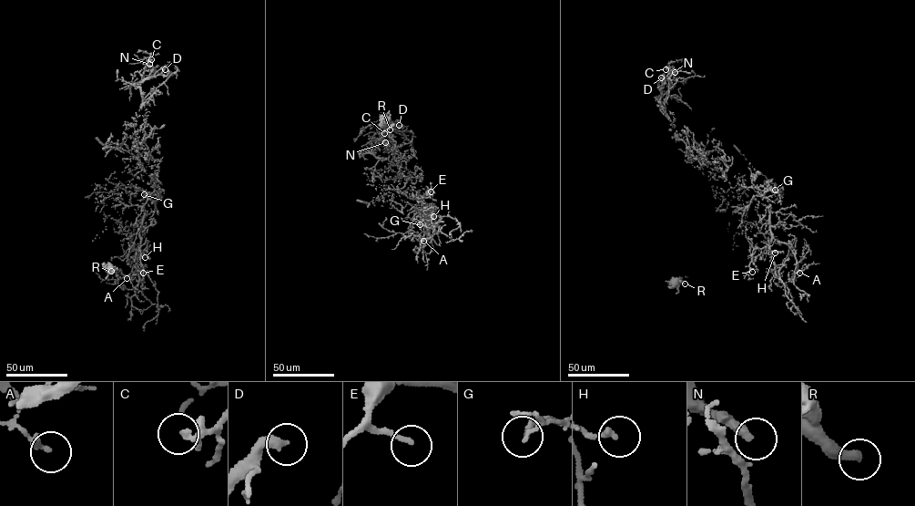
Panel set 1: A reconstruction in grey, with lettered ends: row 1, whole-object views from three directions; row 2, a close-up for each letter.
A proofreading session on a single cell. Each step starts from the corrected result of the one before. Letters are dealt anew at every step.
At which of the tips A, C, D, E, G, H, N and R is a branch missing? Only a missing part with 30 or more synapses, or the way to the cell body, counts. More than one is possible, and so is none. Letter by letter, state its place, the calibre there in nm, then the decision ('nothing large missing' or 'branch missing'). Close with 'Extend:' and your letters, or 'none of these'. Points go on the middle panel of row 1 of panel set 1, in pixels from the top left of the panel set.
A: (423, 241) | 240 nm | nothing large missing
C: (384, 133) | 150 nm | nothing large missing
D: (399, 125) | 320 nm | nothing large missing
E: (431, 191) | 180 nm | nothing large missing
G: (420, 224) | 190 nm | nothing large missing
H: (433, 216) | 220 nm | nothing large missing
N: (385, 142) | 340 nm | nothing large missing
R: (390, 129) | 360 nm | nothing large missing
Extend: none of these

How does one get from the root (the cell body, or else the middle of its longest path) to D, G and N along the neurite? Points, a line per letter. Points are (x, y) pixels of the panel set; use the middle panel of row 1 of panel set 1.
D: (386, 120), (373, 185), (410, 185), (415, 198), (384, 193), (406, 176), (378, 126), (399, 125)
G: (386, 120), (381, 129), (373, 185), (398, 192), (411, 186), (428, 214), (420, 224)
N: (386, 120), (373, 185), (410, 185), (417, 197), (384, 194), (406, 176), (381, 125), (385, 142)

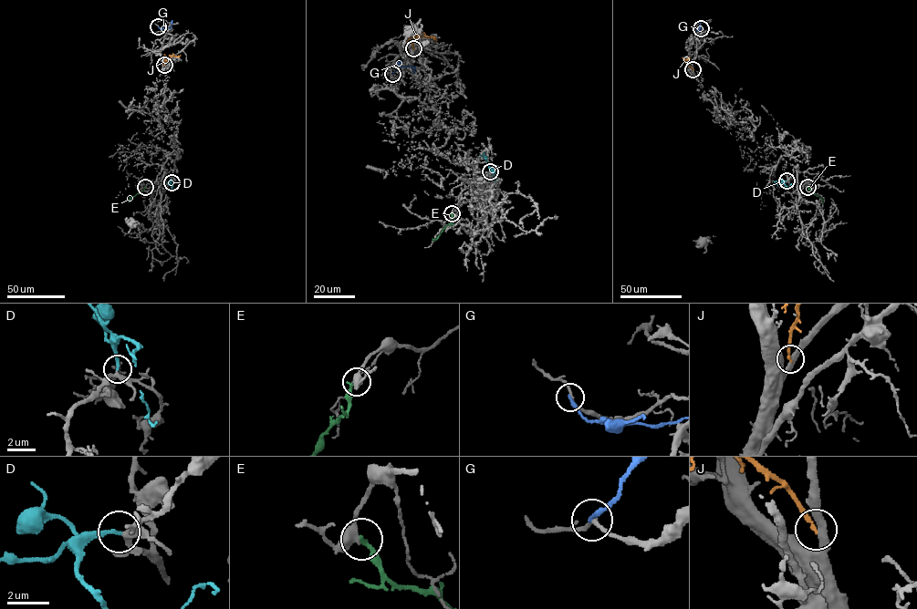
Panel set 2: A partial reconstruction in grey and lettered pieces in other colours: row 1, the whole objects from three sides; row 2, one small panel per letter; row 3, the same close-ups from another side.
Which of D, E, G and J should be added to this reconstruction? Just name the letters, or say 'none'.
D

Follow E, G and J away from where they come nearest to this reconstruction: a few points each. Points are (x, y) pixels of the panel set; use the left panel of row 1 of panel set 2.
E: (145, 187), (128, 202)
G: (158, 26), (169, 28), (172, 20)
J: (164, 65), (167, 57), (181, 55)

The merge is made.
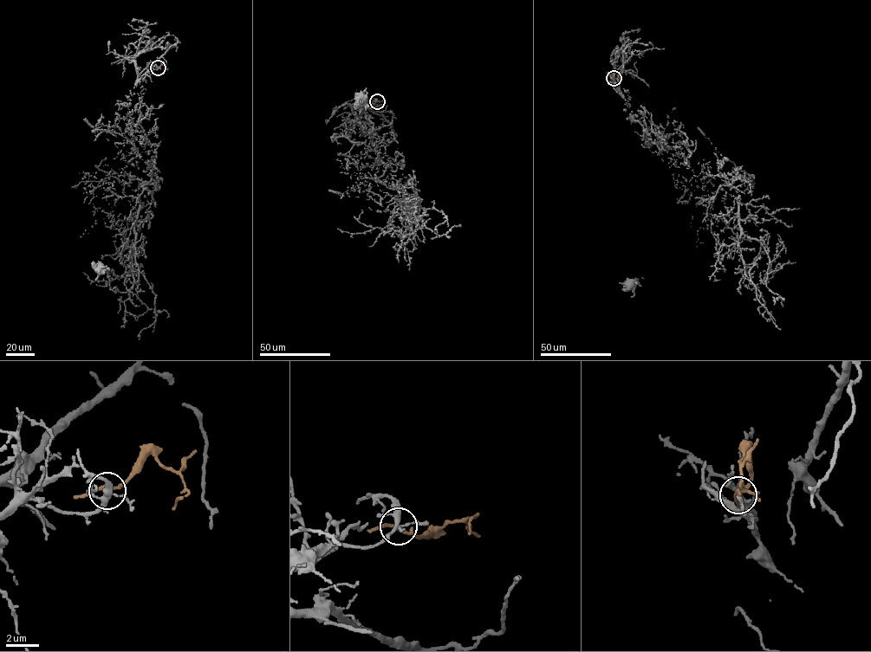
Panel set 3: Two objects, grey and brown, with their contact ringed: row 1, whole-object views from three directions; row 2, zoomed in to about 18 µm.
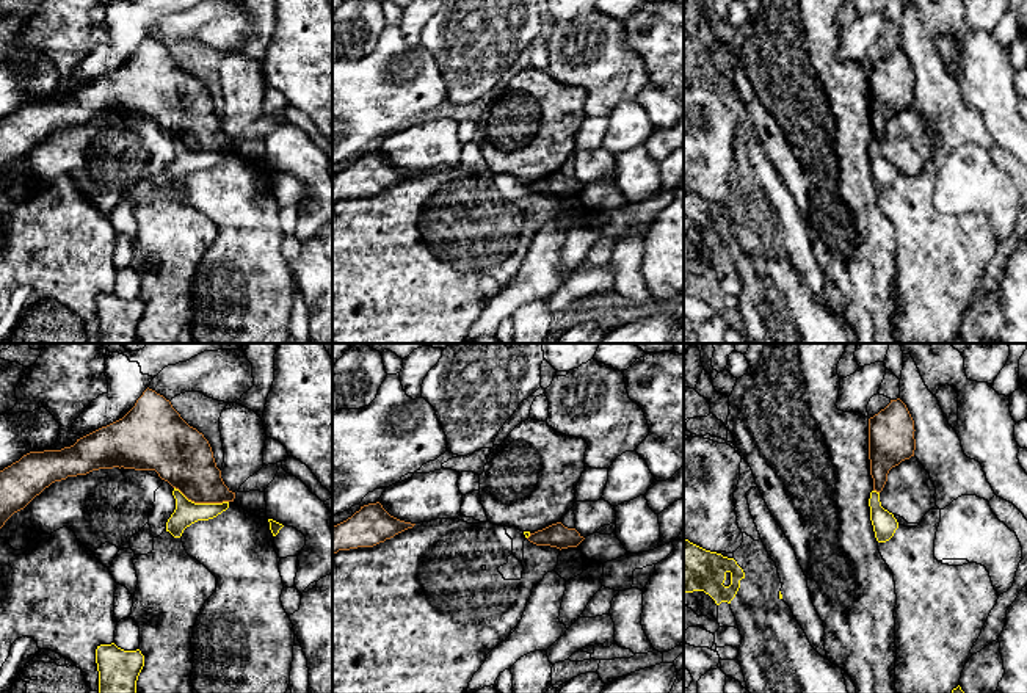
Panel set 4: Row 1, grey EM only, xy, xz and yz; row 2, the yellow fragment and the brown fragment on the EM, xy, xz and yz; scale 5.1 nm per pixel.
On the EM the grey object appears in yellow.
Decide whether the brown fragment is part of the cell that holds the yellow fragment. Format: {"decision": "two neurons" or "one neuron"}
{"decision": "two neurons"}

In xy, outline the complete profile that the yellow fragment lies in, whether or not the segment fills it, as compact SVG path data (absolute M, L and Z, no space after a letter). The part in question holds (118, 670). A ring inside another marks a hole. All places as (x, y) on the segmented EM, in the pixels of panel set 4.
M114 643L96 649L99 693L136 693L136 680L144 666L140 649L124 651Z

